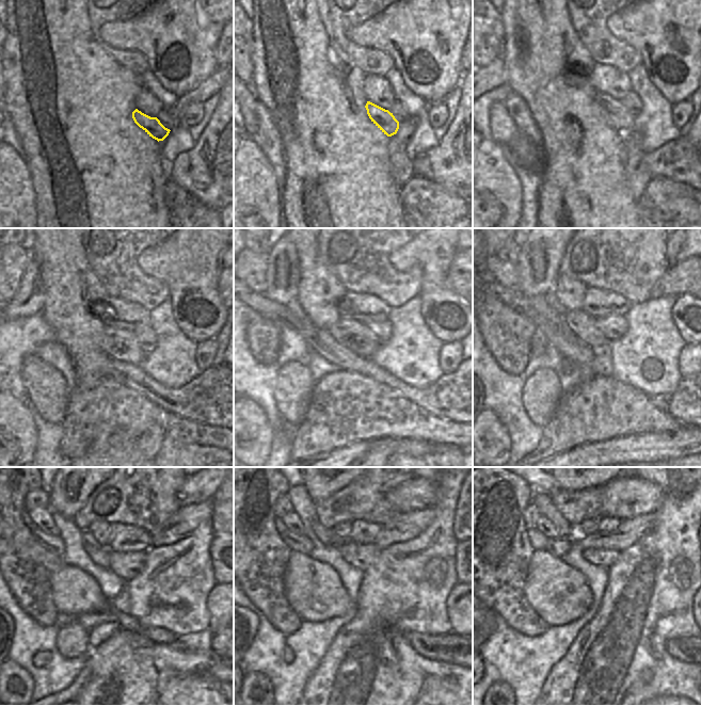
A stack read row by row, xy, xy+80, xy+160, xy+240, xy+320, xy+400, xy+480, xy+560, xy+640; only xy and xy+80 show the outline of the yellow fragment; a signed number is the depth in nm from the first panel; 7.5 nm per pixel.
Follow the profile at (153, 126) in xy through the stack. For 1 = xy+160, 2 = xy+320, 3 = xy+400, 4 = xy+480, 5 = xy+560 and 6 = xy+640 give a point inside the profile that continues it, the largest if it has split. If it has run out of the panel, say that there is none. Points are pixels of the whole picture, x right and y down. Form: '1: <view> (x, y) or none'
1: xy+160 (617, 116)
2: xy+320 (350, 334)
3: xy+400 (580, 324)
4: xy+480 (98, 554)
5: xy+560 (324, 534)
6: xy+640 (542, 500)

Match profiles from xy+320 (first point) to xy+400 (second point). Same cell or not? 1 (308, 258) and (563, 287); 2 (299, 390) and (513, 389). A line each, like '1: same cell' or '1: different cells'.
1: same cell
2: different cells

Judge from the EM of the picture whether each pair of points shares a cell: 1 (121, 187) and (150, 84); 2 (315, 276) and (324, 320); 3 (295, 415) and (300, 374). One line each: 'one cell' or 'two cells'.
1: two cells
2: one cell
3: one cell

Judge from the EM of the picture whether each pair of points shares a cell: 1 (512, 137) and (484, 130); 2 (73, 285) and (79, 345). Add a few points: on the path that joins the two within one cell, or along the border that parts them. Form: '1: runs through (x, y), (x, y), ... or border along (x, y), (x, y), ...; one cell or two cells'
1: border along (490, 106), (489, 126), (492, 138); two cells
2: runs through (73, 300), (73, 320), (78, 330); one cell

